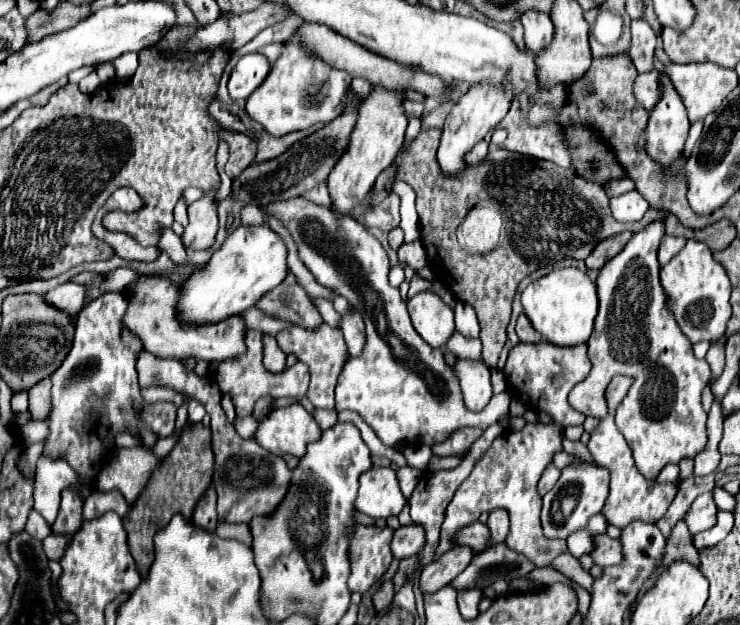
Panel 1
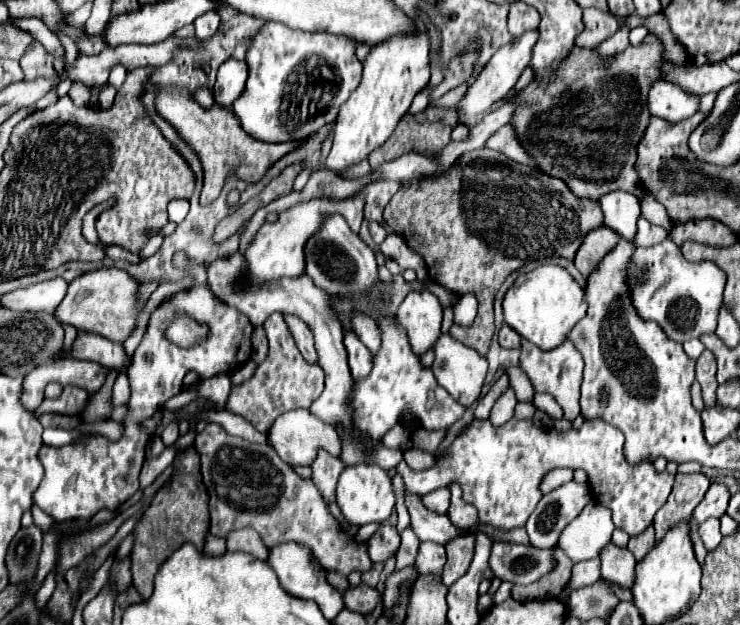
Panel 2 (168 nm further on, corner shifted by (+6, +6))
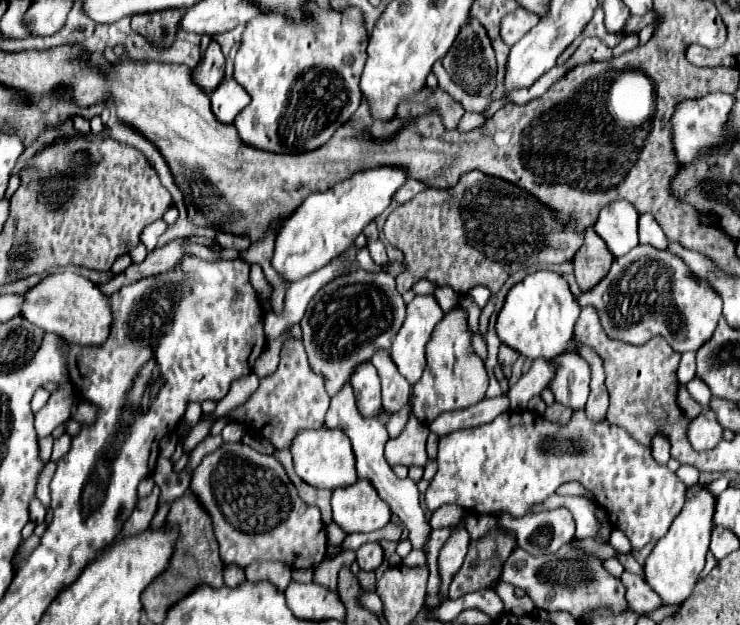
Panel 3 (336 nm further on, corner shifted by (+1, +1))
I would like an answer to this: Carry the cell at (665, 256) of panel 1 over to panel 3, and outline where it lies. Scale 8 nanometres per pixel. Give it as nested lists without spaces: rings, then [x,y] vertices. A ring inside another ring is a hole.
[[[644,213],[640,217],[640,243],[652,245],[656,249],[666,249],[668,247],[668,237],[664,235],[664,231],[656,223],[656,219],[648,213]]]

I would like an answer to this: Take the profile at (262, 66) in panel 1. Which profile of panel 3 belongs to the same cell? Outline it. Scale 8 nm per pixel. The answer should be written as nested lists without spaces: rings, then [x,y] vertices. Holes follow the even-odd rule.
[[[224,77],[210,95],[210,101],[214,115],[224,123],[232,123],[234,117],[250,103],[250,95],[234,77]]]

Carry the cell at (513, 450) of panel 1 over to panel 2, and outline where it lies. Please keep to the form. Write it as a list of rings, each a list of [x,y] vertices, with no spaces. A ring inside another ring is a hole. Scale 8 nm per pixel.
[[[511,418],[503,426],[493,426],[489,420],[473,420],[439,454],[435,466],[423,472],[397,466],[397,472],[413,494],[427,494],[457,482],[463,490],[463,500],[479,510],[483,524],[513,530],[525,526],[543,496],[539,490],[543,476],[555,468],[585,470],[593,498],[613,512],[613,524],[629,536],[637,536],[653,524],[653,516],[667,502],[675,480],[669,472],[657,472],[649,460],[629,464],[623,456],[623,434],[599,418],[585,420],[581,428],[565,432],[537,428],[531,420],[517,418]]]

